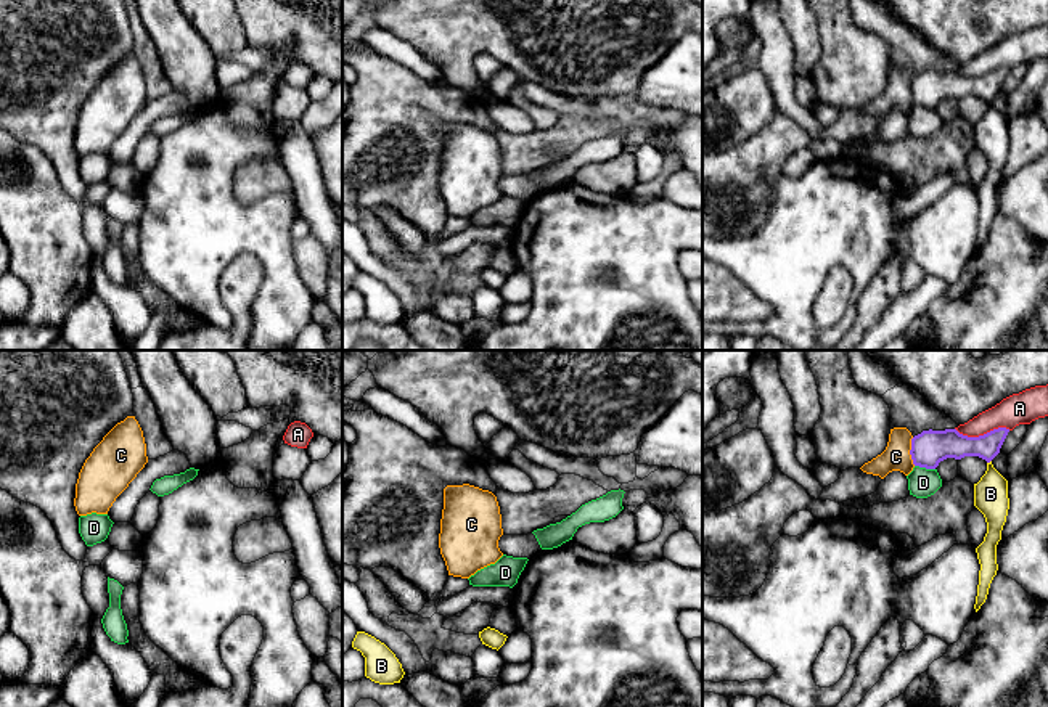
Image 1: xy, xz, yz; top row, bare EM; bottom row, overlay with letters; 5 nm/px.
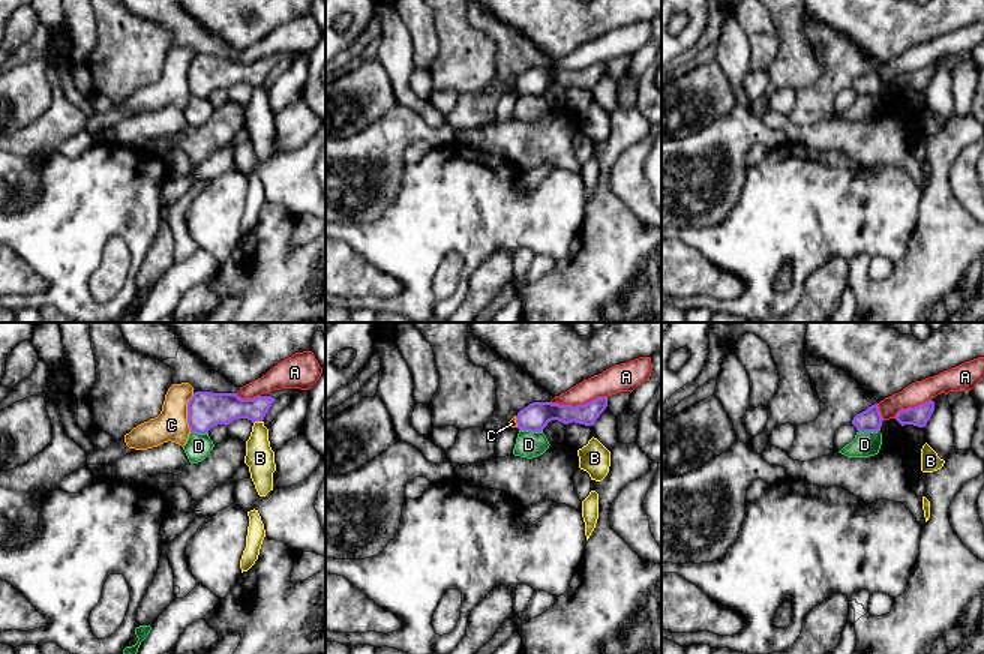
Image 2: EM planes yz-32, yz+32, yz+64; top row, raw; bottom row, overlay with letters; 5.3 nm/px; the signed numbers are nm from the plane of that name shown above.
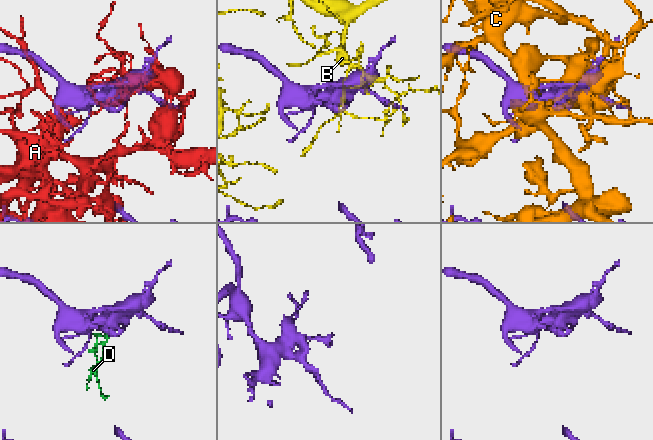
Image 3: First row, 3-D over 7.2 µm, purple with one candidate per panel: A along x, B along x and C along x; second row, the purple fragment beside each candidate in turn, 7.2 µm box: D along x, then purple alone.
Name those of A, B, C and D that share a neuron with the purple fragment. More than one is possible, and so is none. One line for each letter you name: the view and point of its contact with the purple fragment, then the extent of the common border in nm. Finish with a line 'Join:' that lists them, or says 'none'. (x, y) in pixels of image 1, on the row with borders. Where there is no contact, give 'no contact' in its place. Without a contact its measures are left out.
Join: none

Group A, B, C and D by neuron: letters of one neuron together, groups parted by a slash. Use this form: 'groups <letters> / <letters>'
groups A / B / C / D

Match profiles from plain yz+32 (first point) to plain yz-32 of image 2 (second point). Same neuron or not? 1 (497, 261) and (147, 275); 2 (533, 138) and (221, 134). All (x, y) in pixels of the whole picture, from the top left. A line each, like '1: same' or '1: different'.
1: same
2: same

